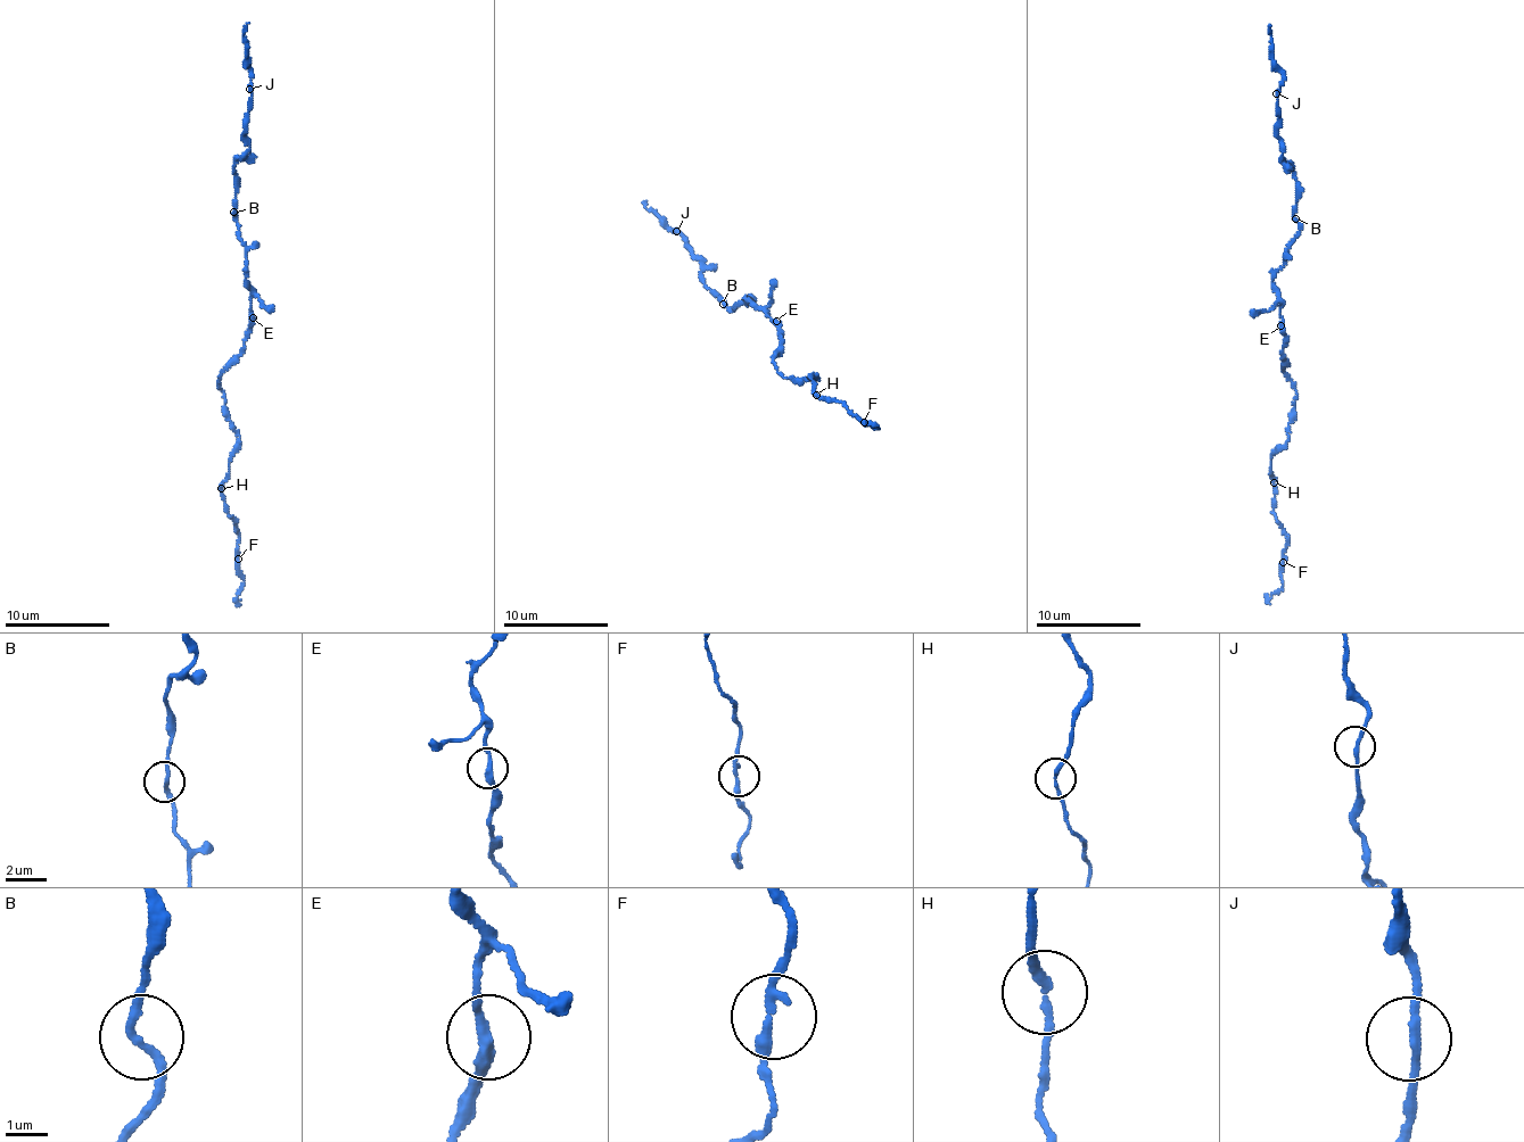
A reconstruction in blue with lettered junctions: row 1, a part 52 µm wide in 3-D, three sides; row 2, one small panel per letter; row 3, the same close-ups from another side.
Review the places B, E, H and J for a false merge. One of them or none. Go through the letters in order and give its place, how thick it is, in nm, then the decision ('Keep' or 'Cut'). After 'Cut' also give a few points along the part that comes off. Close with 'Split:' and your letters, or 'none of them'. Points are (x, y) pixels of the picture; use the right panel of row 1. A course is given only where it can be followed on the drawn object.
B: Place: (1295, 218). Thickness 190 nm. Keep
E: Place: (1281, 325). Thickness 240 nm. Keep
H: Place: (1274, 482). Thickness 190 nm. Cut. Course of the part to remove: (1274, 483), (1274, 512), (1286, 540), (1283, 588), (1266, 603)
J: Place: (1276, 93). Thickness 180 nm. Keep
Split: H

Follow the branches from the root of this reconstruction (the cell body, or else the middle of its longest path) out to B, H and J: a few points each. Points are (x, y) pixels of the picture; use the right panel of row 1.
B: (1283, 324), (1279, 292), (1273, 284), (1273, 274), (1284, 264), (1284, 255), (1298, 232), (1299, 221), (1295, 218)
H: (1283, 324), (1282, 369), (1296, 394), (1288, 440), (1271, 458), (1274, 483)
J: (1283, 324), (1273, 274), (1284, 264), (1299, 221), (1293, 216), (1296, 178), (1278, 135), (1276, 93)

